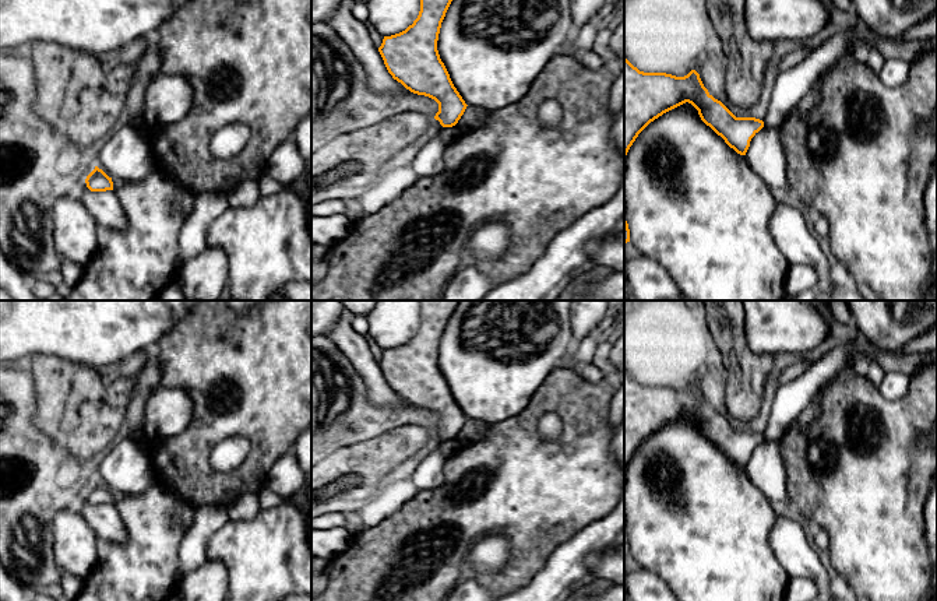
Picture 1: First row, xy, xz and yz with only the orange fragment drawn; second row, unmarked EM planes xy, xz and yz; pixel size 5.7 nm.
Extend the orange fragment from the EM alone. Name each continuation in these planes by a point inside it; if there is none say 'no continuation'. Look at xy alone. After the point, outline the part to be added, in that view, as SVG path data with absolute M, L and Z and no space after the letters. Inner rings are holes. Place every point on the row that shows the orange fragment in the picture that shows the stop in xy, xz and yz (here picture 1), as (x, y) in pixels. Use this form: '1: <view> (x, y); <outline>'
no continuation

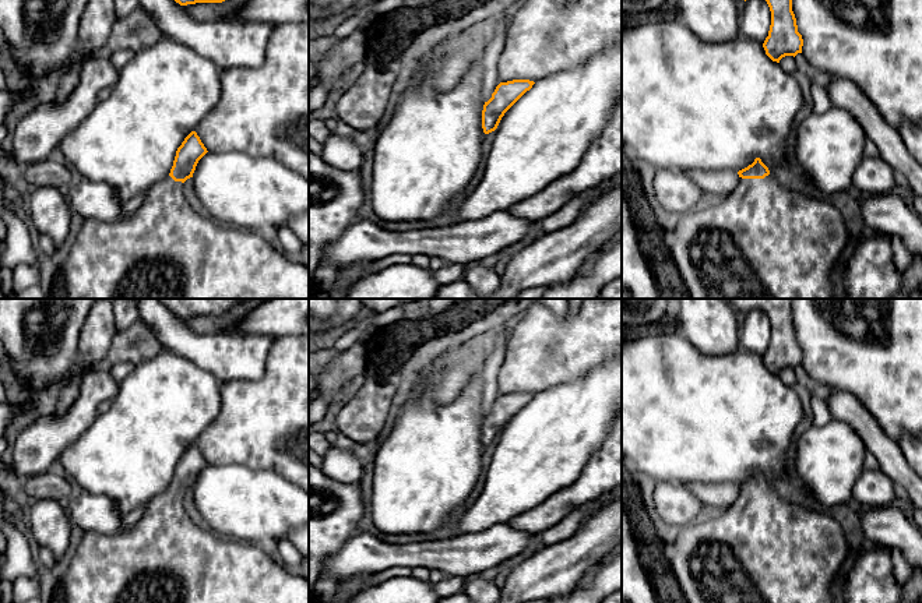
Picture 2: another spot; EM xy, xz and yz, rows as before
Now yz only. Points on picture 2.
1: yz (763, 240); M768 174L764 179L739 177L738 187L728 197L718 201L708 201L694 211L676 216L675 237L666 248L668 261L678 269L690 293L690 299L835 299L831 286L831 274L835 268L840 268L845 258L848 244L849 232L841 212L834 205L824 197L806 190L785 188Z

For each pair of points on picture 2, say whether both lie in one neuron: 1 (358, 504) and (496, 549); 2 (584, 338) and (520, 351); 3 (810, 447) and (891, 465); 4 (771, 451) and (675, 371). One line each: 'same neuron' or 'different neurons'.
1: different neurons
2: same neuron
3: different neurons
4: same neuron

